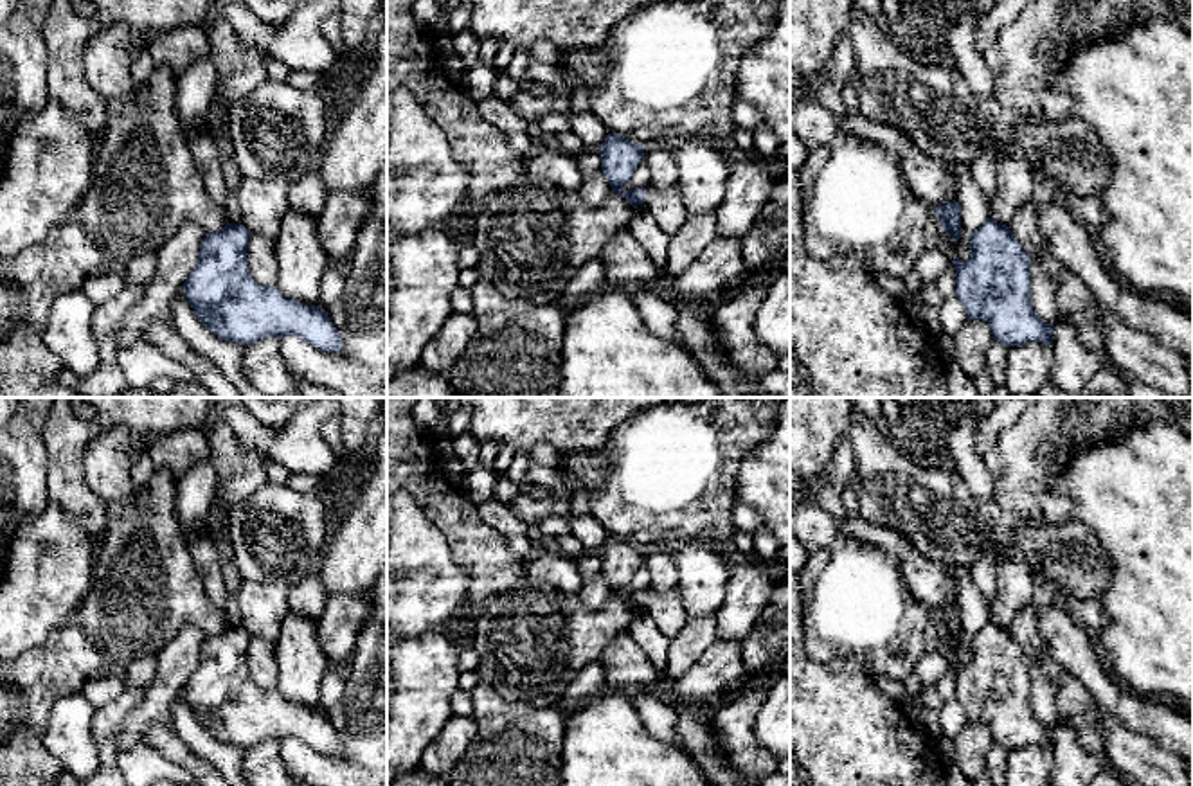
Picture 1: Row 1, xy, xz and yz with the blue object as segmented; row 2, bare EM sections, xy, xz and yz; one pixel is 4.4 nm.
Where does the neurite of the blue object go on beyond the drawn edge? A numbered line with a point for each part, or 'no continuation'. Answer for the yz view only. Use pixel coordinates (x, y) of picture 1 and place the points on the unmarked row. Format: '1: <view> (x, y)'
no continuation

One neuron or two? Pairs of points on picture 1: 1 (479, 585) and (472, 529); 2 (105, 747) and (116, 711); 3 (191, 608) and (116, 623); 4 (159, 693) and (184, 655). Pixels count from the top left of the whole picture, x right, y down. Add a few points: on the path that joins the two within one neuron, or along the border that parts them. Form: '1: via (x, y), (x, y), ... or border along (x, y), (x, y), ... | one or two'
1: via (479, 571), (479, 549), (474, 544) | one
2: via (105, 738), (108, 720) | one
3: via (173, 608), (134, 608) | one
4: via (166, 684), (175, 664) | one

